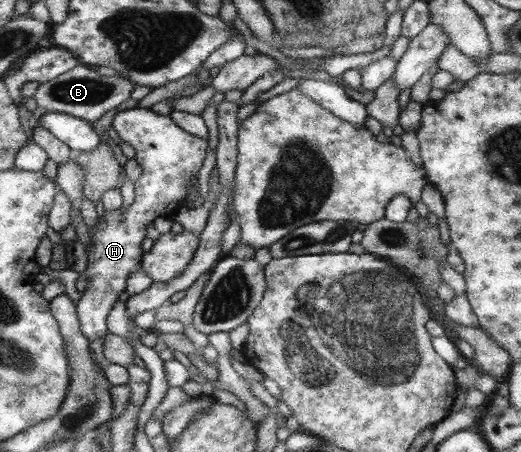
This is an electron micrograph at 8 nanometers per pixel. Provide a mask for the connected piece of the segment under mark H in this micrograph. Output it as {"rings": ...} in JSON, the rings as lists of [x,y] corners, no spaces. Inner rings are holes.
{"rings":[[[133,108],[118,111],[110,118],[111,125],[117,133],[120,141],[131,145],[135,153],[135,163],[141,168],[141,173],[133,182],[134,200],[126,208],[104,212],[101,217],[96,217],[96,226],[89,231],[90,241],[84,244],[86,252],[86,268],[83,274],[86,275],[86,288],[77,302],[76,313],[80,323],[81,332],[86,340],[92,342],[98,338],[104,339],[108,333],[106,317],[110,307],[118,299],[119,293],[126,287],[126,279],[132,271],[141,269],[141,257],[144,251],[141,249],[141,241],[145,239],[146,227],[151,225],[156,217],[171,216],[179,207],[184,204],[186,198],[186,187],[191,180],[195,180],[204,155],[207,151],[206,139],[194,137],[186,133],[172,118],[166,115],[158,115],[150,109]]]}

